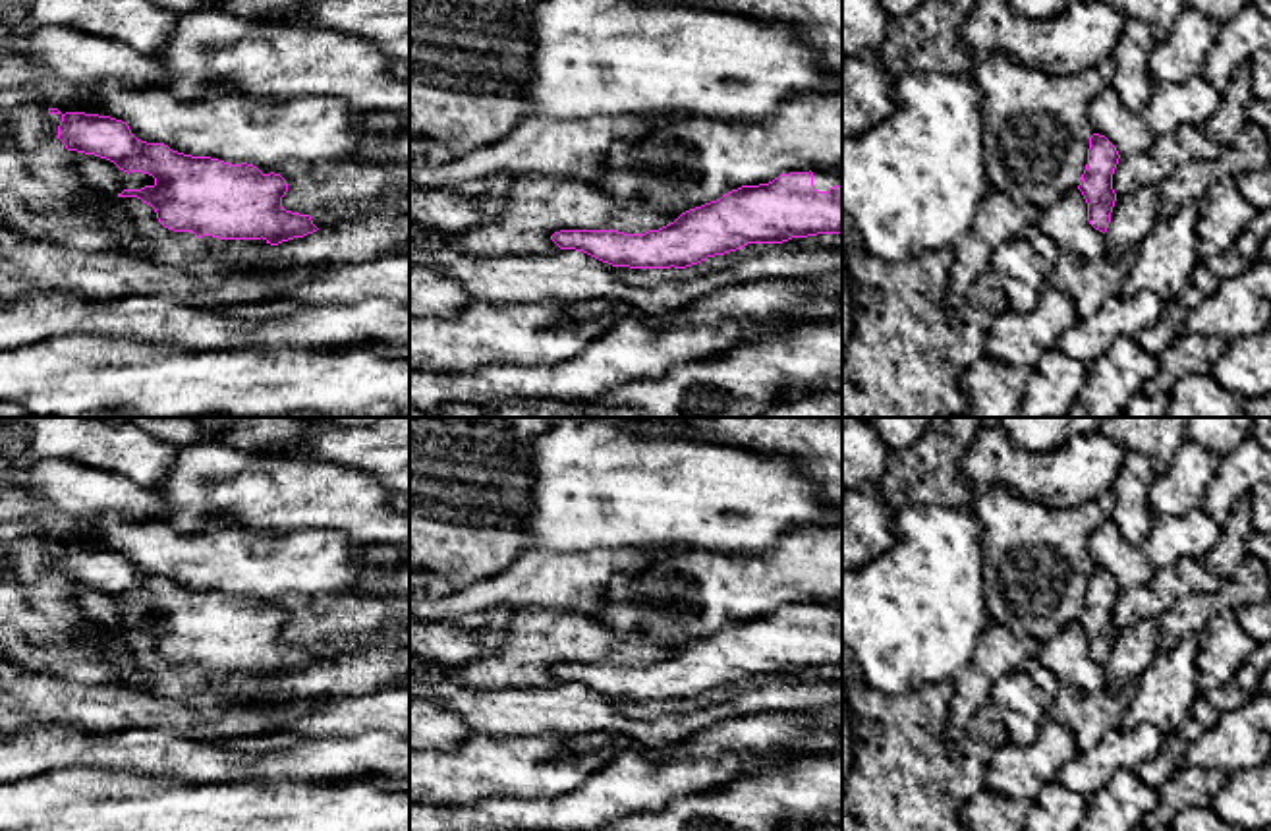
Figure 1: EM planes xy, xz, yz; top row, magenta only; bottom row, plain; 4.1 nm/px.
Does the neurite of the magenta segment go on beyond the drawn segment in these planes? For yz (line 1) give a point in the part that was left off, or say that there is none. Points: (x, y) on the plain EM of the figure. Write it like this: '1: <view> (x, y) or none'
1: none

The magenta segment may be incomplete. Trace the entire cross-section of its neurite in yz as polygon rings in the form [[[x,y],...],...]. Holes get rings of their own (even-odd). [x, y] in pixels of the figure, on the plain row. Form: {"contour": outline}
{"contour": [[[1093,566],[1089,570],[1087,597],[1078,622],[1087,636],[1089,657],[1103,667],[1109,661],[1111,645],[1116,634],[1113,607],[1118,591],[1120,587],[1116,580],[1105,568]]]}

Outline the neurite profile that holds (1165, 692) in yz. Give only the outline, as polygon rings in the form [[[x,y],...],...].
[[[1198,636],[1186,638],[1169,649],[1159,649],[1149,667],[1136,678],[1136,694],[1118,729],[1134,731],[1140,725],[1151,725],[1163,736],[1178,732],[1201,696],[1198,657]]]

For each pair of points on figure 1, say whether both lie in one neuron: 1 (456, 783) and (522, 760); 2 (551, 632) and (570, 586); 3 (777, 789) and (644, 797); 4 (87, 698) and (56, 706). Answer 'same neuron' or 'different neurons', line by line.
1: same neuron
2: different neurons
3: different neurons
4: same neuron

